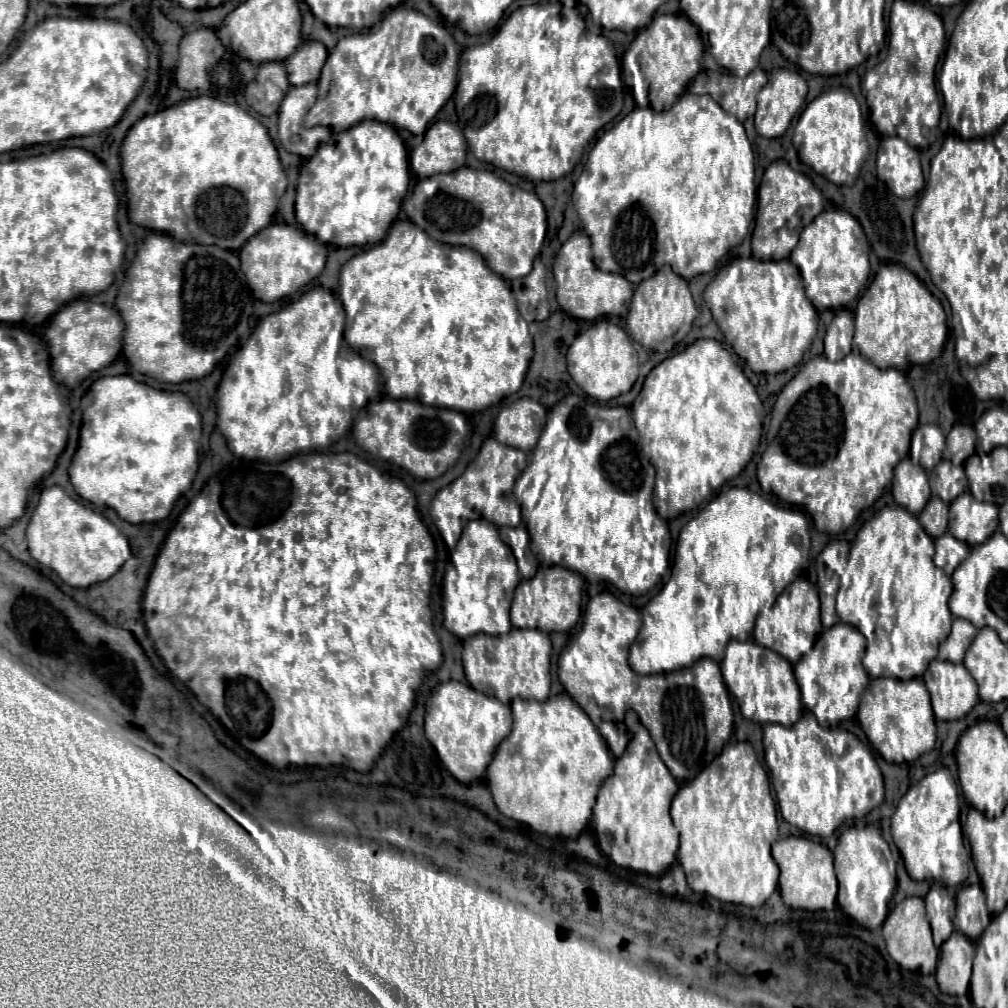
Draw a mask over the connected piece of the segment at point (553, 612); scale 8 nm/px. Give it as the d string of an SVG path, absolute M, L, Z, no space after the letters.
M542 566L534 578L522 580L510 610L512 626L516 628L536 628L542 632L566 632L580 618L584 578L562 566Z

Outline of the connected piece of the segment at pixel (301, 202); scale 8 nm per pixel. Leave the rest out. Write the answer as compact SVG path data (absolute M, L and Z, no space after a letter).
M360 122L332 136L300 169L296 188L296 220L300 226L324 244L332 246L366 246L384 240L390 224L400 212L402 198L410 184L408 151L398 132L384 122Z

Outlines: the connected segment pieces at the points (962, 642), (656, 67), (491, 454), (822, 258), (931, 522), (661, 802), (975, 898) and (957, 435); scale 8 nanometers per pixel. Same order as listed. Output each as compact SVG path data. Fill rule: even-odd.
M954 618L952 622L952 632L950 636L940 644L940 652L938 652L938 660L950 660L950 662L962 662L964 654L970 646L970 642L976 636L976 628L972 622L964 620L964 618Z
M654 16L650 25L638 32L622 57L622 80L631 90L637 106L647 106L656 111L669 110L701 70L703 52L700 30L686 16Z
M488 438L482 444L478 456L470 462L460 478L456 478L452 484L442 488L432 500L430 514L448 548L456 546L456 542L462 534L462 528L466 526L468 520L486 518L488 522L492 522L496 526L518 526L520 524L521 508L512 494L512 488L514 488L516 478L524 472L526 464L528 464L528 456L522 450L502 446L494 438ZM482 504L486 504L486 508L482 508ZM488 508L490 508L490 512L488 512Z
M824 210L800 234L790 262L800 270L808 300L818 310L838 310L850 306L866 286L870 276L870 246L858 220L846 210Z
M930 498L922 514L918 514L918 520L930 538L940 538L948 526L948 504L940 498Z
M628 710L626 728L632 732L626 752L616 760L614 774L606 778L594 804L594 830L600 850L618 866L658 876L668 870L678 852L678 830L670 818L670 802L678 792L678 782L666 770L658 750L640 724L638 714Z
M980 884L964 886L956 896L956 928L970 940L978 940L984 928L990 924L986 910L986 896Z
M956 424L946 437L946 459L960 466L966 458L974 454L976 448L976 433L972 426Z

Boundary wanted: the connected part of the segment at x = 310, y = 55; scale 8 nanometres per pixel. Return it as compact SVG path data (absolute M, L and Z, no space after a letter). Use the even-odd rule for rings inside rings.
M306 42L302 44L284 64L288 70L290 84L302 86L308 82L316 82L318 74L326 62L328 50L322 42Z

